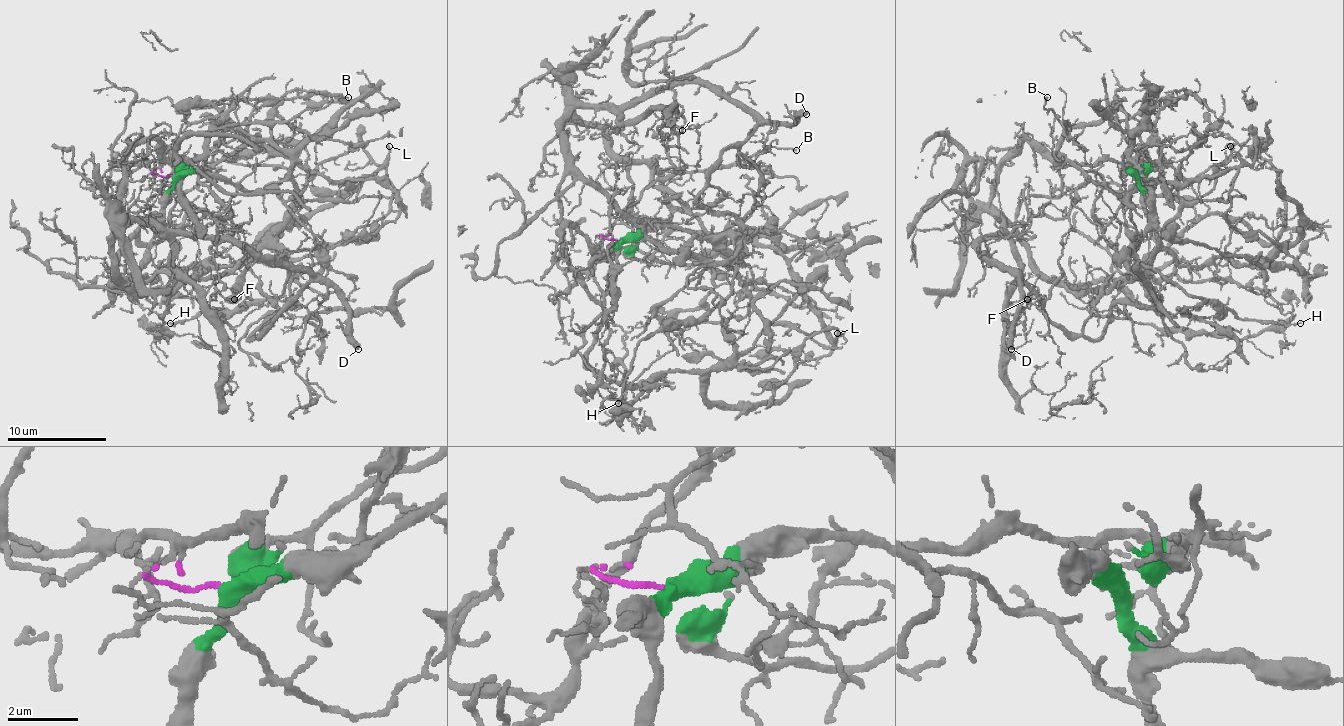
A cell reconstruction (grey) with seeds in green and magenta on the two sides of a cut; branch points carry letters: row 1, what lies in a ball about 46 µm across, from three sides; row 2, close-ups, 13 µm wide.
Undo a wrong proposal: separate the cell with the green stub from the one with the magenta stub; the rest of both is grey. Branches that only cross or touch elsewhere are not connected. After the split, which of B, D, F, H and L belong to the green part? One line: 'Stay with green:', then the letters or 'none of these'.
Stay with green: H, L

